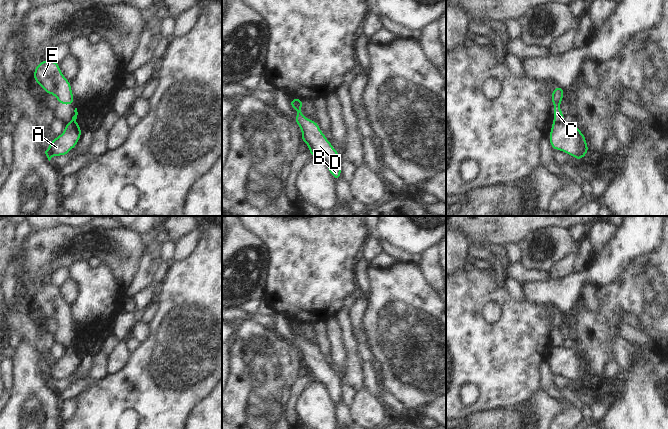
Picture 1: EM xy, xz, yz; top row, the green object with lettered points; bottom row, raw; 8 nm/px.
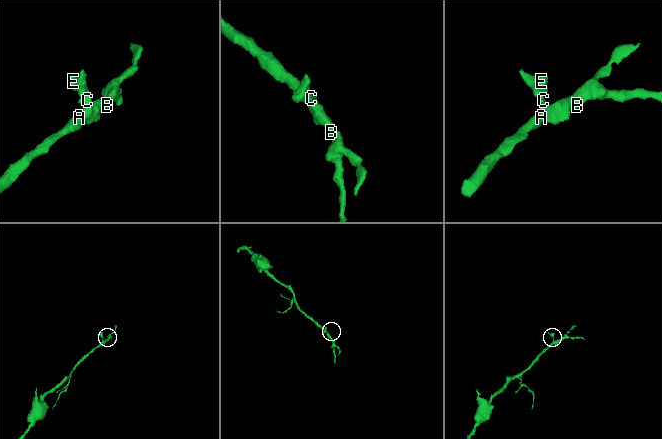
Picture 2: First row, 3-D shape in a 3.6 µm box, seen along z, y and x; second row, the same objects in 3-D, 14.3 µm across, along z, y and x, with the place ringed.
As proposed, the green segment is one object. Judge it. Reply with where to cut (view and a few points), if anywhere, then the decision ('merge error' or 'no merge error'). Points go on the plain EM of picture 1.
cut xz (290, 323), (293, 323), (298, 328), (297, 333); merge error

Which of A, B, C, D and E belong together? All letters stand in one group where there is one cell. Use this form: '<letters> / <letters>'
A B D / C E

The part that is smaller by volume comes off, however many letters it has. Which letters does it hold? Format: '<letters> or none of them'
C, E

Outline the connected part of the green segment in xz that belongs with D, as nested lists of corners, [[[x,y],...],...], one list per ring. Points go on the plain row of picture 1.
[[[300,322],[290,324],[295,324],[299,328],[298,339],[293,344],[302,355],[301,366],[309,370],[309,377],[312,381],[319,382],[325,387],[335,405],[340,403],[341,387],[343,385],[341,379],[333,372],[331,365],[326,363],[317,345],[312,345],[304,340],[301,335],[304,325]]]

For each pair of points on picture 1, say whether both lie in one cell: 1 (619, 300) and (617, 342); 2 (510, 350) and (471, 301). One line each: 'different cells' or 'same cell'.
1: same cell
2: same cell

